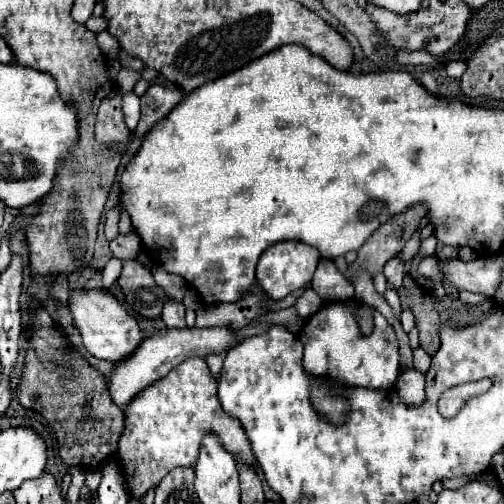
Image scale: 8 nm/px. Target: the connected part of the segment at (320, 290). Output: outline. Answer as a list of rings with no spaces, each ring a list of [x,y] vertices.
[[[322,259],[312,277],[312,289],[324,301],[346,301],[354,297],[352,283],[334,267],[330,259]]]

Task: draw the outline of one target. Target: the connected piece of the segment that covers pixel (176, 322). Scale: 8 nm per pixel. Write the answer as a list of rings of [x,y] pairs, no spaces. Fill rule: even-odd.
[[[168,299],[164,303],[164,311],[162,311],[162,321],[166,323],[166,327],[184,327],[184,313],[186,307],[180,301],[172,301]]]

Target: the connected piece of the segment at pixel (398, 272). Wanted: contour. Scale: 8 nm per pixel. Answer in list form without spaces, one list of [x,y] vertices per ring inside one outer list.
[[[392,257],[392,259],[384,265],[384,275],[386,275],[386,279],[388,279],[388,285],[392,285],[394,291],[400,289],[404,273],[406,273],[406,269],[404,269],[404,263],[400,261],[400,257]]]

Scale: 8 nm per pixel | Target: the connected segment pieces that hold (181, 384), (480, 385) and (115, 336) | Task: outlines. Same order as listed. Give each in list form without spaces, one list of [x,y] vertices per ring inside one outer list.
[[[190,357],[160,381],[148,385],[124,409],[124,431],[118,441],[118,459],[130,495],[144,497],[174,467],[192,467],[202,435],[216,431],[224,447],[248,465],[256,465],[240,423],[224,413],[216,395],[218,383],[202,357]]]
[[[482,379],[482,381],[474,381],[474,383],[462,383],[458,387],[448,389],[442,395],[442,403],[440,403],[440,413],[442,417],[454,417],[472,397],[478,397],[482,393],[486,393],[490,389],[492,381],[490,379]]]
[[[70,289],[68,311],[72,315],[74,327],[80,331],[84,347],[88,349],[90,355],[94,355],[98,359],[120,361],[120,359],[128,357],[144,337],[136,319],[130,317],[128,311],[118,303],[118,299],[108,291],[102,291],[102,289],[90,289],[90,291]]]

